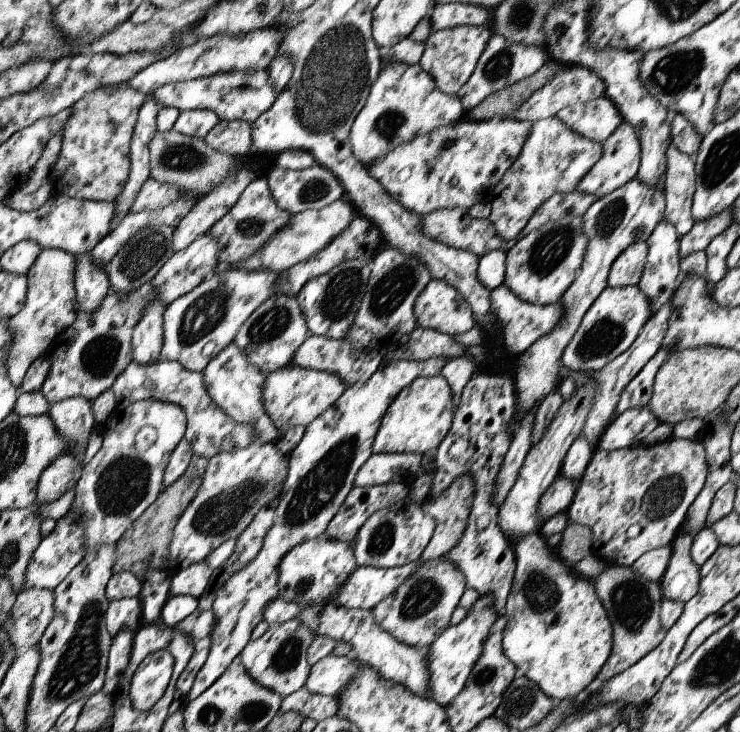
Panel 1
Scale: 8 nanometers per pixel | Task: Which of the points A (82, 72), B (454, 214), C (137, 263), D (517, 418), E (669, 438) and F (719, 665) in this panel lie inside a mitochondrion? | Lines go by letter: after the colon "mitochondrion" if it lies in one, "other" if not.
A: mitochondrion
B: other
C: mitochondrion
D: other
E: other
F: mitochondrion

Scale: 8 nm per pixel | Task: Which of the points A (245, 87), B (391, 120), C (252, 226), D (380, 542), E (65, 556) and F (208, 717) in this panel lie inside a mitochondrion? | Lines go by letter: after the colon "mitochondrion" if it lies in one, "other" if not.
A: mitochondrion
B: mitochondrion
C: mitochondrion
D: mitochondrion
E: other
F: mitochondrion

